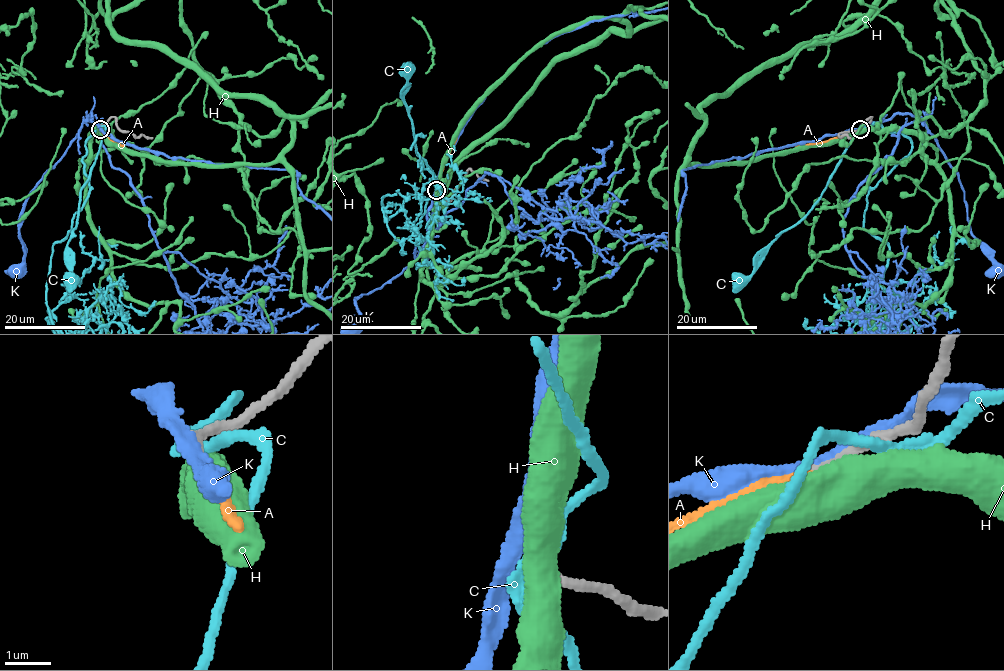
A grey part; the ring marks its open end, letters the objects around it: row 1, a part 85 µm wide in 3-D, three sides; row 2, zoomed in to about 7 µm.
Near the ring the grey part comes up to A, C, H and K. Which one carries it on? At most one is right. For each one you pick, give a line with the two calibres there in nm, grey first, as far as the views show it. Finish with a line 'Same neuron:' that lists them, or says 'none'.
A: calibres 200 and 180 nm
Same neuron: A

